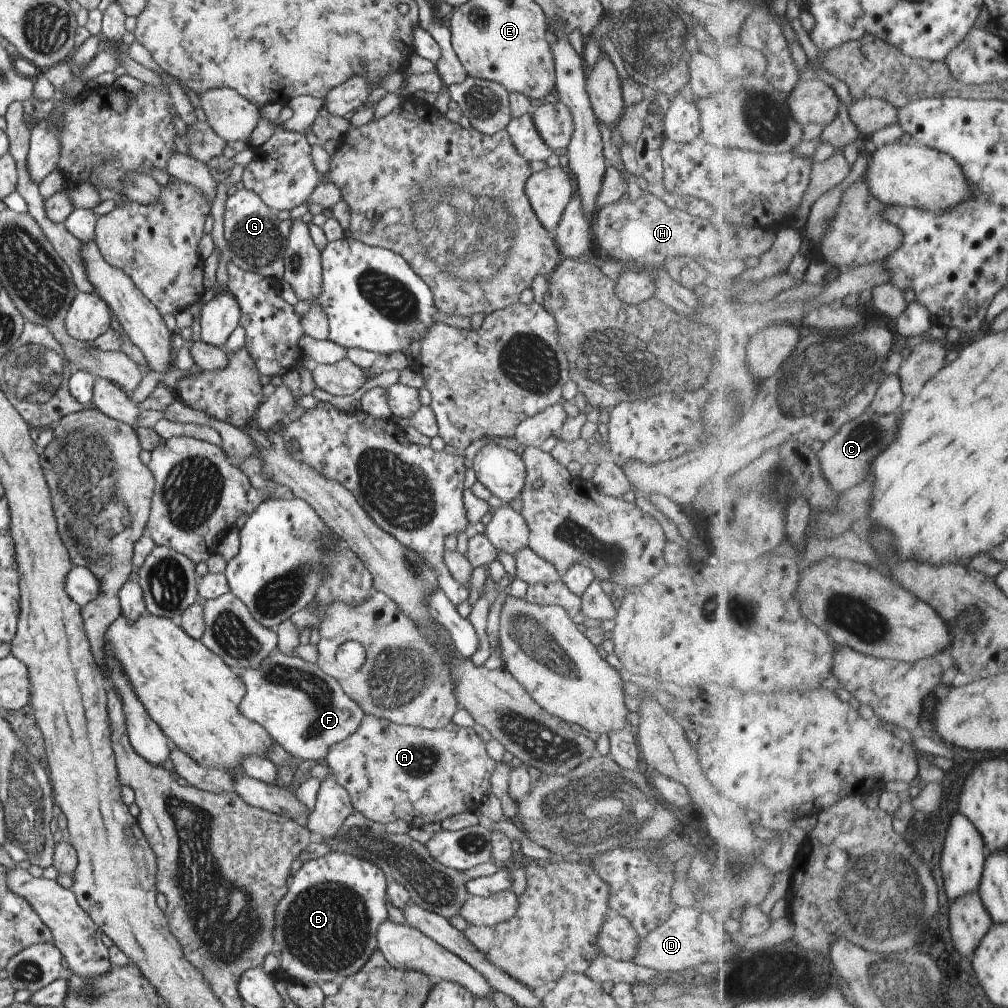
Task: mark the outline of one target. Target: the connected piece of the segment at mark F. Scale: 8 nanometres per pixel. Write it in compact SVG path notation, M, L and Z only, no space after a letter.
M277 649L258 667L243 669L237 676L244 685L238 712L261 726L274 742L299 762L323 762L329 746L350 736L364 716L351 698L341 692L333 677L325 675L316 664L285 655Z

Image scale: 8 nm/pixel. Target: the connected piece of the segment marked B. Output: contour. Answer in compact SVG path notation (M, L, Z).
M331 851L321 858L313 858L305 864L302 864L301 868L289 878L287 882L286 894L279 900L275 912L275 927L273 930L273 939L275 944L279 944L281 952L279 952L279 973L285 976L291 981L297 981L304 983L306 981L315 982L317 986L331 981L334 985L339 985L347 978L347 976L353 975L365 962L369 959L369 956L376 950L376 941L374 938L377 926L384 922L388 915L385 909L385 901L387 901L386 890L387 879L383 875L383 872L371 861L355 857L351 853L339 853L338 851Z

